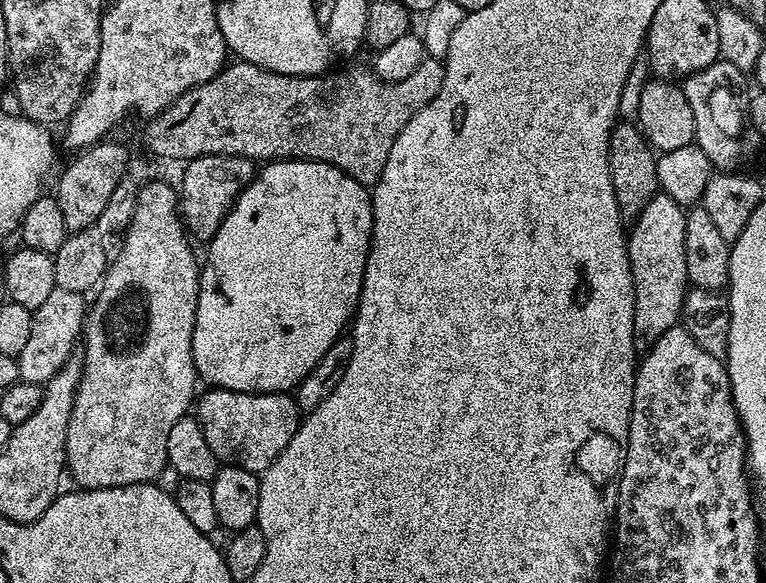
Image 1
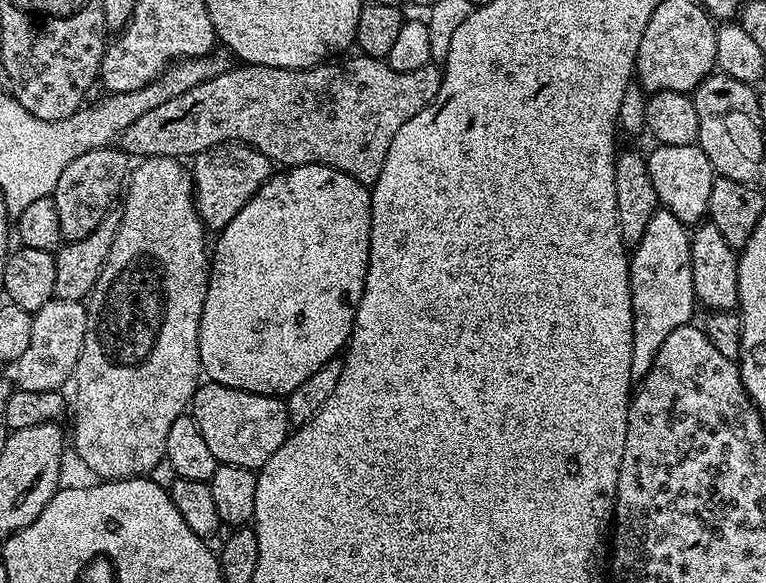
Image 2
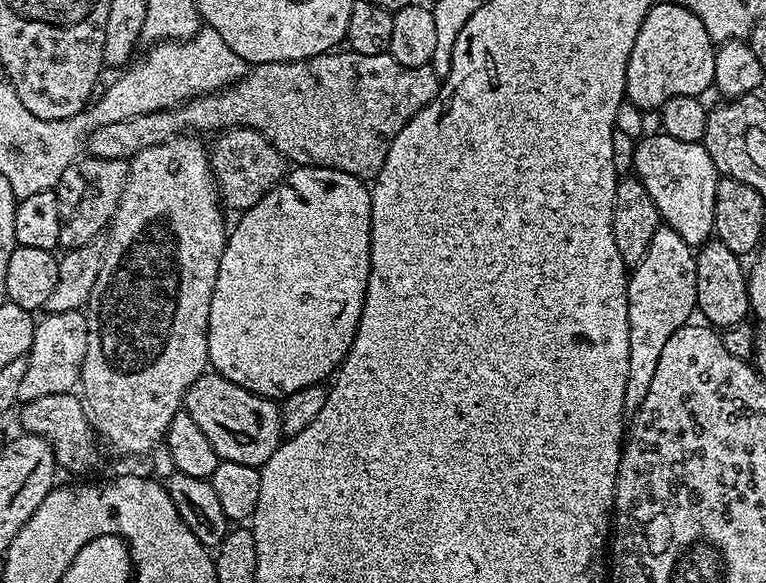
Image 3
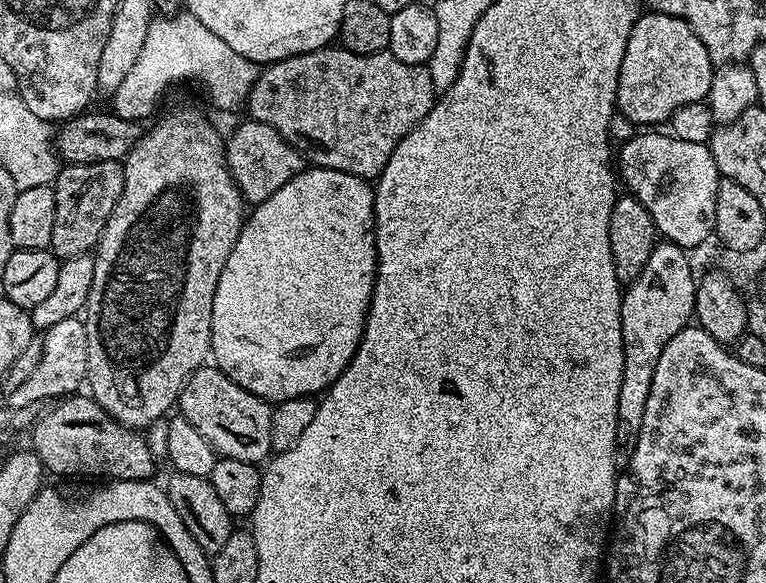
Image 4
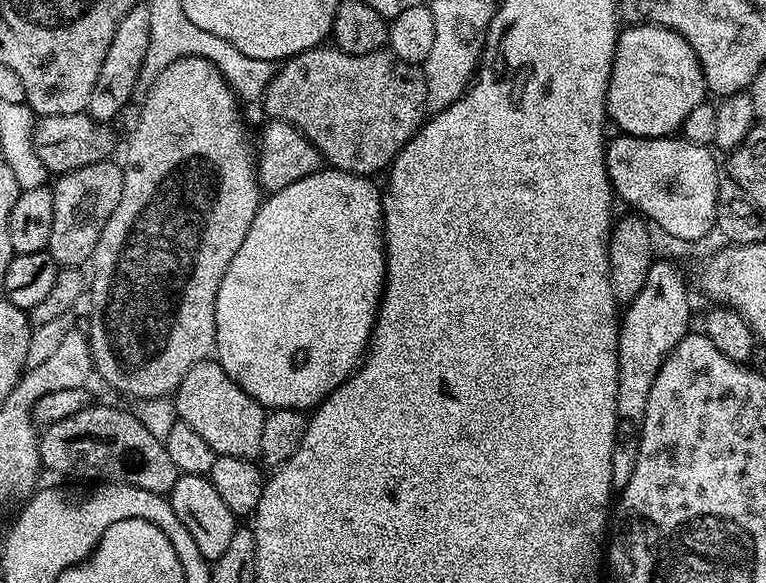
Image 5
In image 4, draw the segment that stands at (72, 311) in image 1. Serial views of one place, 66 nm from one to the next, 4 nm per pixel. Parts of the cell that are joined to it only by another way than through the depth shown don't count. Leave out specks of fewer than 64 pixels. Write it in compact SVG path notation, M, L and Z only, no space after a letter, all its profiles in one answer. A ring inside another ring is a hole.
M80 316L65 318L63 322L57 322L43 333L44 350L42 362L34 370L34 375L27 382L22 382L18 390L10 393L12 408L26 405L28 402L37 401L38 398L64 398L69 394L81 391L82 385L88 378L88 335L86 326Z

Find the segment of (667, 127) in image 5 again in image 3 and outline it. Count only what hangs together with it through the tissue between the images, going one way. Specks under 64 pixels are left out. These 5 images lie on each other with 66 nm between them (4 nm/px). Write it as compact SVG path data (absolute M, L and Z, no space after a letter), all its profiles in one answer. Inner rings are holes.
M678 2L672 4L653 3L642 22L642 30L638 30L638 38L634 38L634 50L630 50L630 62L626 62L626 100L634 107L647 110L660 109L670 98L679 96L703 97L707 88L716 83L714 78L714 62L716 61L717 45L706 34L706 26L690 10L686 10Z

